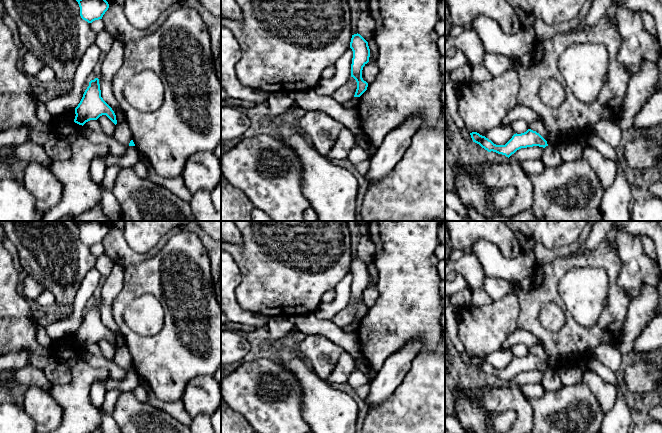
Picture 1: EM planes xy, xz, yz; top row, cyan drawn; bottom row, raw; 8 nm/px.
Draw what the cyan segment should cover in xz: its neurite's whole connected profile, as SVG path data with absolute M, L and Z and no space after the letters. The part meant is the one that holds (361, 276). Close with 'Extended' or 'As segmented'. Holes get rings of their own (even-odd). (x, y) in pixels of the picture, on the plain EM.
M358 257L352 259L350 272L353 275L351 301L357 306L357 313L354 321L360 321L368 311L368 307L362 302L362 294L369 286L370 273L368 266Z. As segmented

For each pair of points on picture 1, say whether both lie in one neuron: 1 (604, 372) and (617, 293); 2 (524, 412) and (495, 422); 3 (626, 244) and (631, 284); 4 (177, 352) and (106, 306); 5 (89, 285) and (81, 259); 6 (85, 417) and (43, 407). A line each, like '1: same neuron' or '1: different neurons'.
1: different neurons
2: different neurons
3: same neuron
4: different neurons
5: different neurons
6: different neurons

